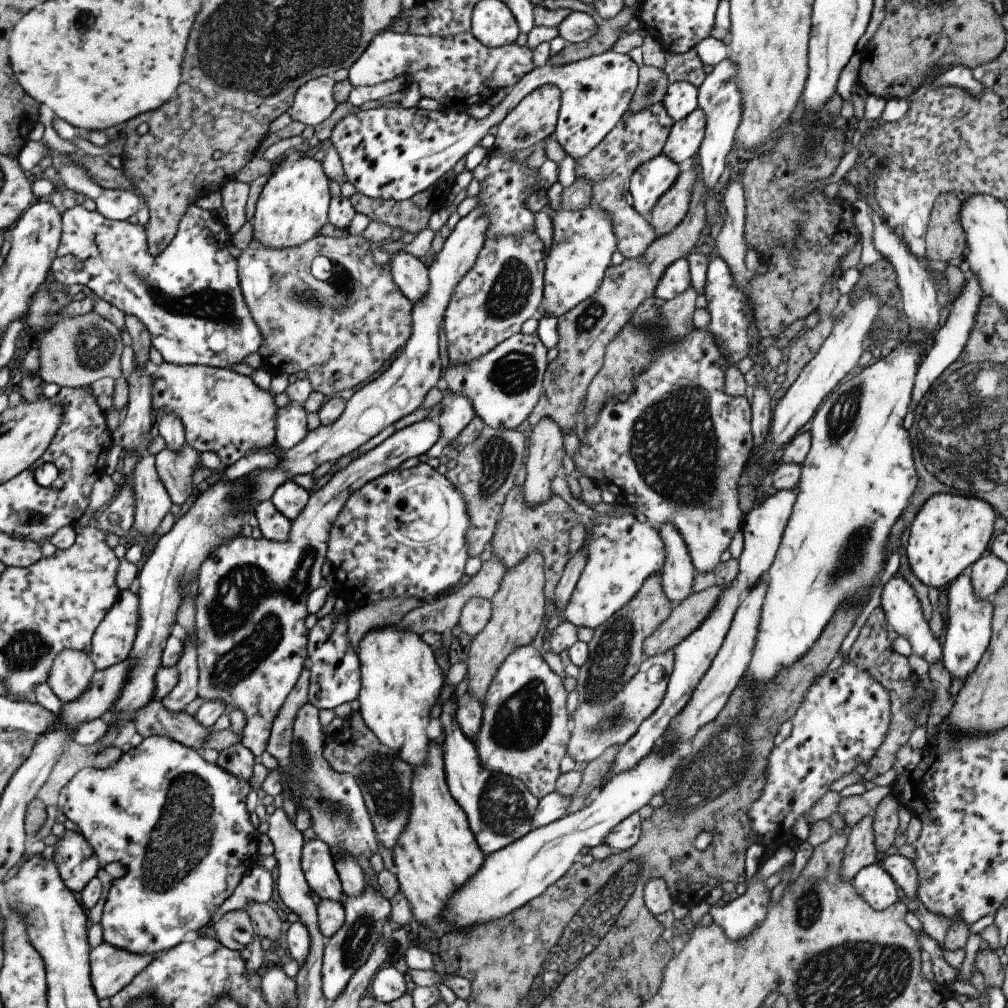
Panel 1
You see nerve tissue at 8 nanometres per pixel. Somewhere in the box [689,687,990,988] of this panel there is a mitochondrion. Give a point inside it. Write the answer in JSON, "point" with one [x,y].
{"point":[807,911]}

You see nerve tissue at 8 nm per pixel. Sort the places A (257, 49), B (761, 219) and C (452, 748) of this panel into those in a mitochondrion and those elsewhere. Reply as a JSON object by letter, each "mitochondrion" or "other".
{"A":"mitochondrion","B":"other","C":"other"}

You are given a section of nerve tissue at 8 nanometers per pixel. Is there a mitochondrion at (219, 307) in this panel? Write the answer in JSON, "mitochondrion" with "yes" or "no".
{"mitochondrion":"yes"}

